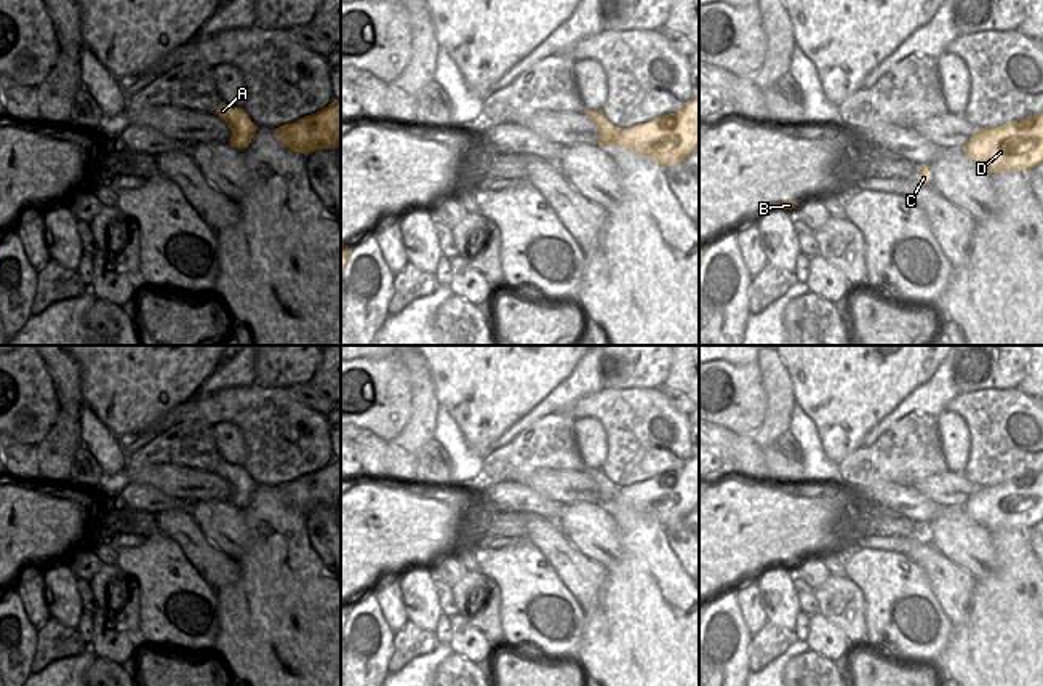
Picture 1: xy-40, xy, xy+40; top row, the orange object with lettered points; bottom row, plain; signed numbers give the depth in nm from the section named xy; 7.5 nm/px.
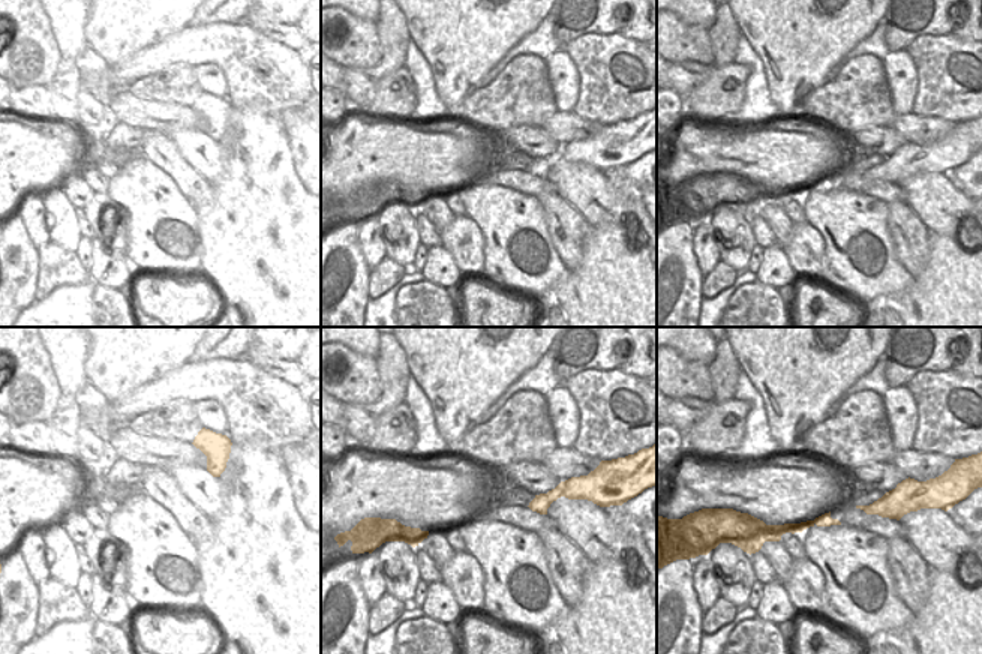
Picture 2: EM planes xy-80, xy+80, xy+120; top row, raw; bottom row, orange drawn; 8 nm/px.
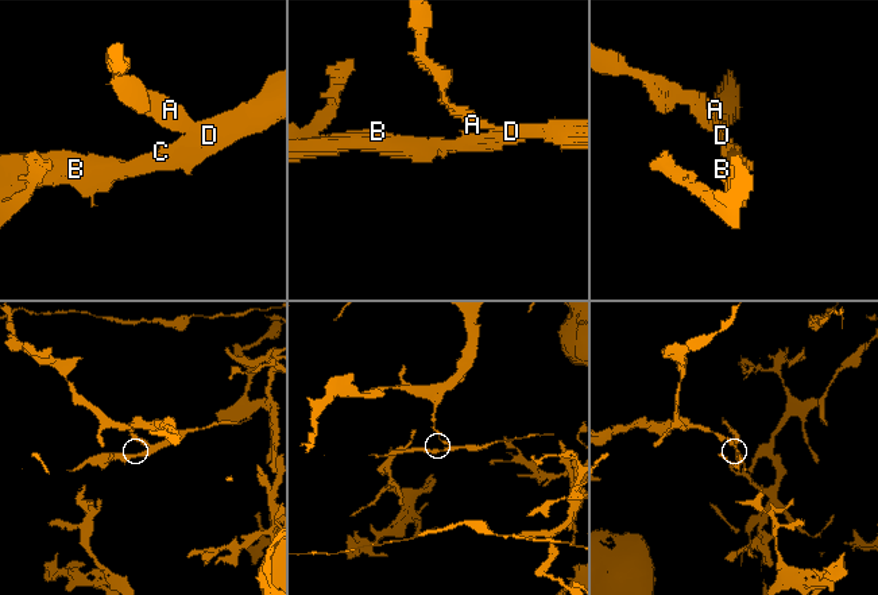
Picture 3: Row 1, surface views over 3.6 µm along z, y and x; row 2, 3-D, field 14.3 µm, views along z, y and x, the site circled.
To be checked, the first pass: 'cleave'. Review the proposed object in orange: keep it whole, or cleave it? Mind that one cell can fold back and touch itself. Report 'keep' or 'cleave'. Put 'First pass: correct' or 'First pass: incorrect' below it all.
cleave
First pass: correct

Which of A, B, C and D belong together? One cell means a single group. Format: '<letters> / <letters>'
A / B C D

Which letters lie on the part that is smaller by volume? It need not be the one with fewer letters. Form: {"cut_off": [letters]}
{"cut_off": ["B", "C", "D"]}

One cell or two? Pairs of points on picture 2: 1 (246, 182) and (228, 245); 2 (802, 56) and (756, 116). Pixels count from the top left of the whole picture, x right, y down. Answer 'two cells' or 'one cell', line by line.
1: one cell
2: two cells

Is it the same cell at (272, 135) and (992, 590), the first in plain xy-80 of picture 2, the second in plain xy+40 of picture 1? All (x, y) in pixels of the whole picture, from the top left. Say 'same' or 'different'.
same

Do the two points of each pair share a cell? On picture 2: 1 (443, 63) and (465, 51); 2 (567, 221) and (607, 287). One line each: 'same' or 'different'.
1: same
2: different

